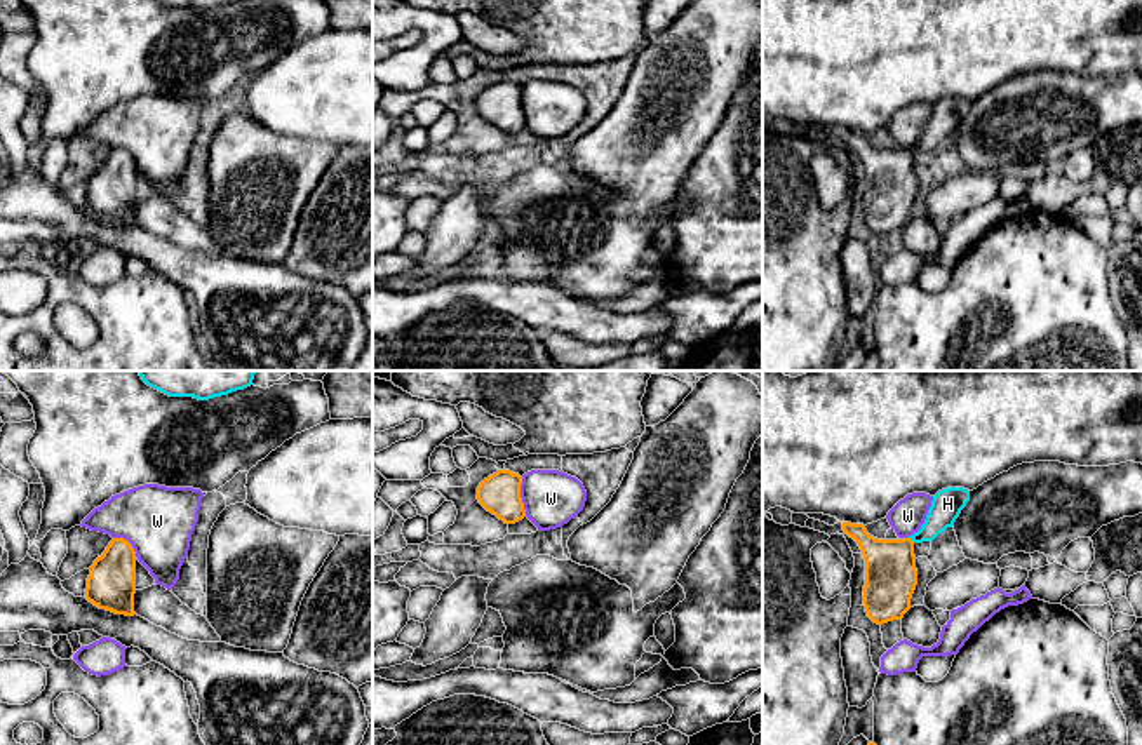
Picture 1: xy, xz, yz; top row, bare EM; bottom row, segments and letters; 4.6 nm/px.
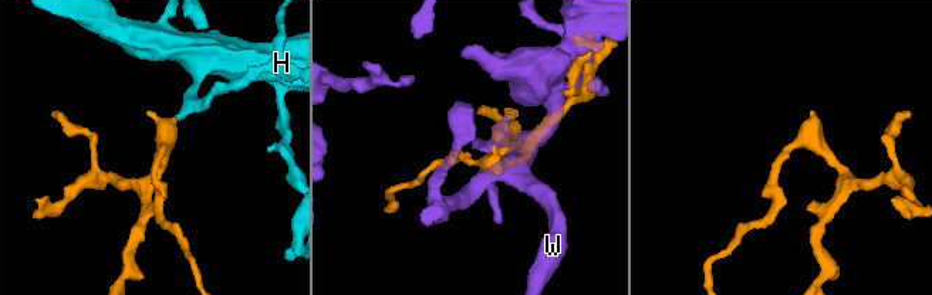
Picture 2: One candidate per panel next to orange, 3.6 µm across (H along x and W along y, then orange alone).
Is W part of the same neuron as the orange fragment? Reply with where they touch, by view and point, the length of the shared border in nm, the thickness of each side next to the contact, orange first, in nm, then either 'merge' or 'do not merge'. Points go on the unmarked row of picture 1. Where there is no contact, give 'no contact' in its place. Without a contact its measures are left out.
meets orange in xz at (519, 107); contact 190 nm long; 190 nm thick on the orange side, 260 nm on the other; do not merge

